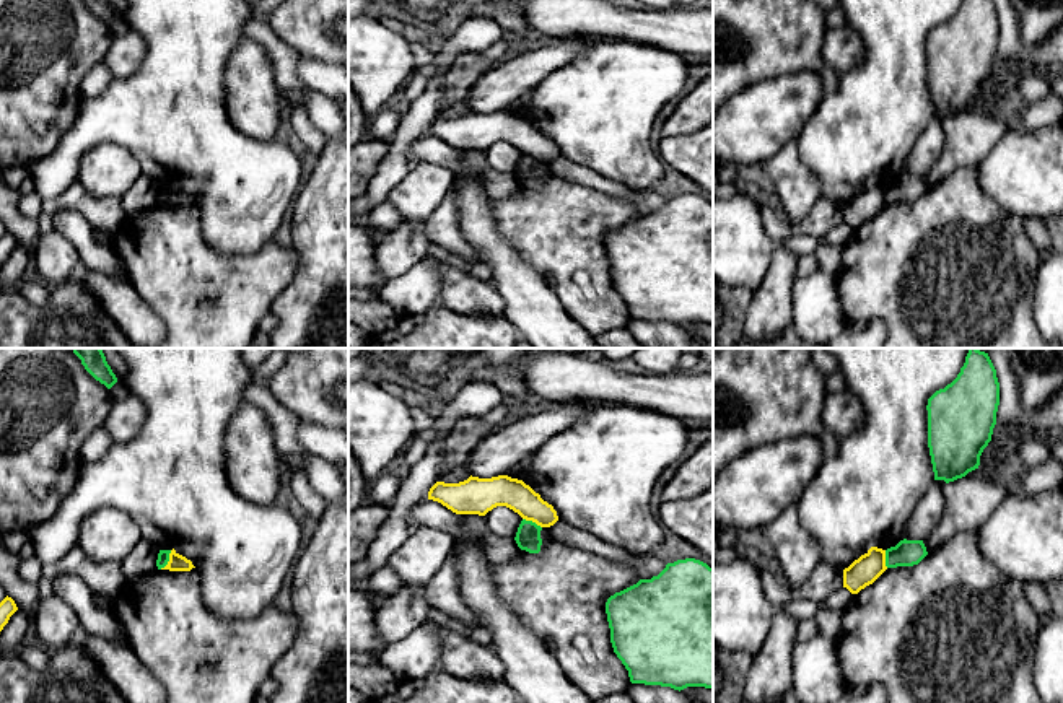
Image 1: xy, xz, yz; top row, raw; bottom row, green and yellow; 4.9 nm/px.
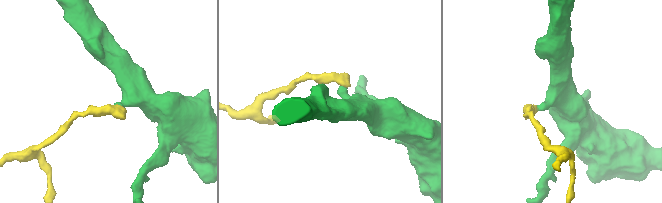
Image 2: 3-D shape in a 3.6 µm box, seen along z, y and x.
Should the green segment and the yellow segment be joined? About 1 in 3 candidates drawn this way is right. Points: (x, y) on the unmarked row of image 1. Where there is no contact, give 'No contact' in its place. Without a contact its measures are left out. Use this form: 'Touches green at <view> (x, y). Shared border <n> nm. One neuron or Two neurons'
Touches green at xy (168, 196). Shared border 110 nm. Two neurons

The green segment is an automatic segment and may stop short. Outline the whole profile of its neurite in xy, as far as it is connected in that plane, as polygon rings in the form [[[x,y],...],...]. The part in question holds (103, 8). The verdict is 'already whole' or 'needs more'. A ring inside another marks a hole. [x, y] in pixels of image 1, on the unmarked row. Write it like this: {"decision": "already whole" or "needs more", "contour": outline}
{"decision": "already whole", "contour": [[[83,0],[83,2],[96,16],[104,20],[107,24],[111,24],[117,18],[117,13],[109,0]]]}

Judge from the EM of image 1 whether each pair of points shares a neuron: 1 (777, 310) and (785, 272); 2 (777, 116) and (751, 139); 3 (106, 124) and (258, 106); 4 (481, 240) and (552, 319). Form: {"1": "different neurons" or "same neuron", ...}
{"1": "same neuron", "2": "same neuron", "3": "different neurons", "4": "same neuron"}

